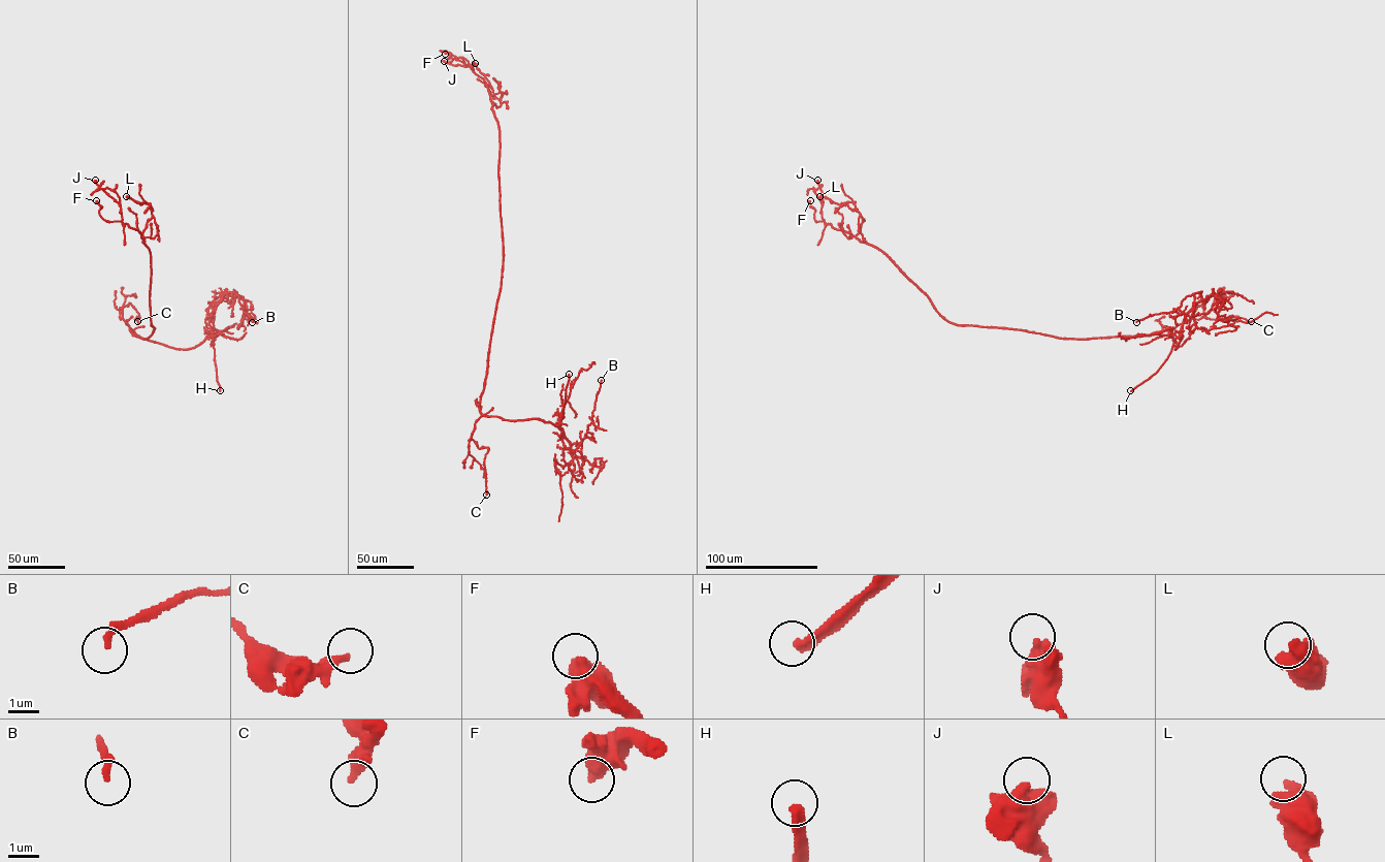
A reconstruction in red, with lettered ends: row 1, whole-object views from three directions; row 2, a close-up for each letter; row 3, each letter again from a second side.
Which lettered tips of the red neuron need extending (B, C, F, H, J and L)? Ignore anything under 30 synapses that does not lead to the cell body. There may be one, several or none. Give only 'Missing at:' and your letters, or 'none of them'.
Missing at: H

